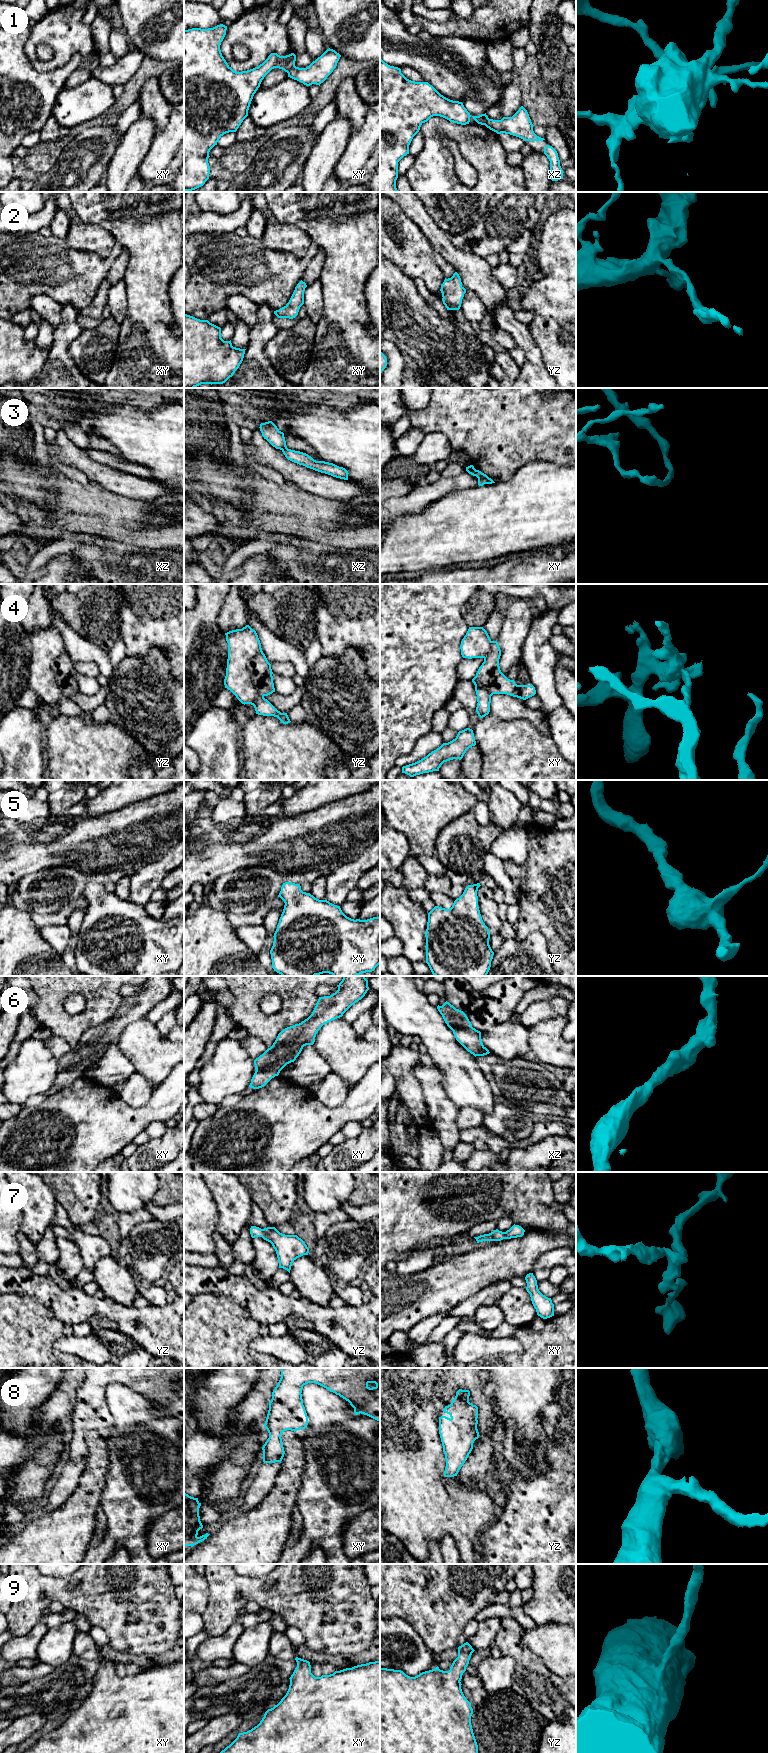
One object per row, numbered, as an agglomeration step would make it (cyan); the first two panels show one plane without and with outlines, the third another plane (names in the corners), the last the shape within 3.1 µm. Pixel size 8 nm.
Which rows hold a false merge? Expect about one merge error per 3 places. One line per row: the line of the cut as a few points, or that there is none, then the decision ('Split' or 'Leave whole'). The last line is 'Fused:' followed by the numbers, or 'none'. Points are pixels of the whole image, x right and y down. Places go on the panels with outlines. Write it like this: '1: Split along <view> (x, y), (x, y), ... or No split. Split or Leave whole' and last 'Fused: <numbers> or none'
1: Split along xy (294, 65), (287, 72). Split
2: No split. Leave whole
3: Split along xz (287, 448), (282, 450). Split
4: Split along yz (261, 648), (249, 662), (248, 670), (255, 689), (263, 696). Split
5: No split. Leave whole
6: No split. Leave whole
7: No split. Leave whole
8: No split. Leave whole
9: No split. Leave whole
Fused: 1, 3, 4

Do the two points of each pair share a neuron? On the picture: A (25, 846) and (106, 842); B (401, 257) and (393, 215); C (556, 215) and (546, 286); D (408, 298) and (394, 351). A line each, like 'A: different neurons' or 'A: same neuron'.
A: same neuron
B: same neuron
C: same neuron
D: different neurons

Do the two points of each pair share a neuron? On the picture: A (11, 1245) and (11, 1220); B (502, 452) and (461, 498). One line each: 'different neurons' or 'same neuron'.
A: same neuron
B: different neurons

